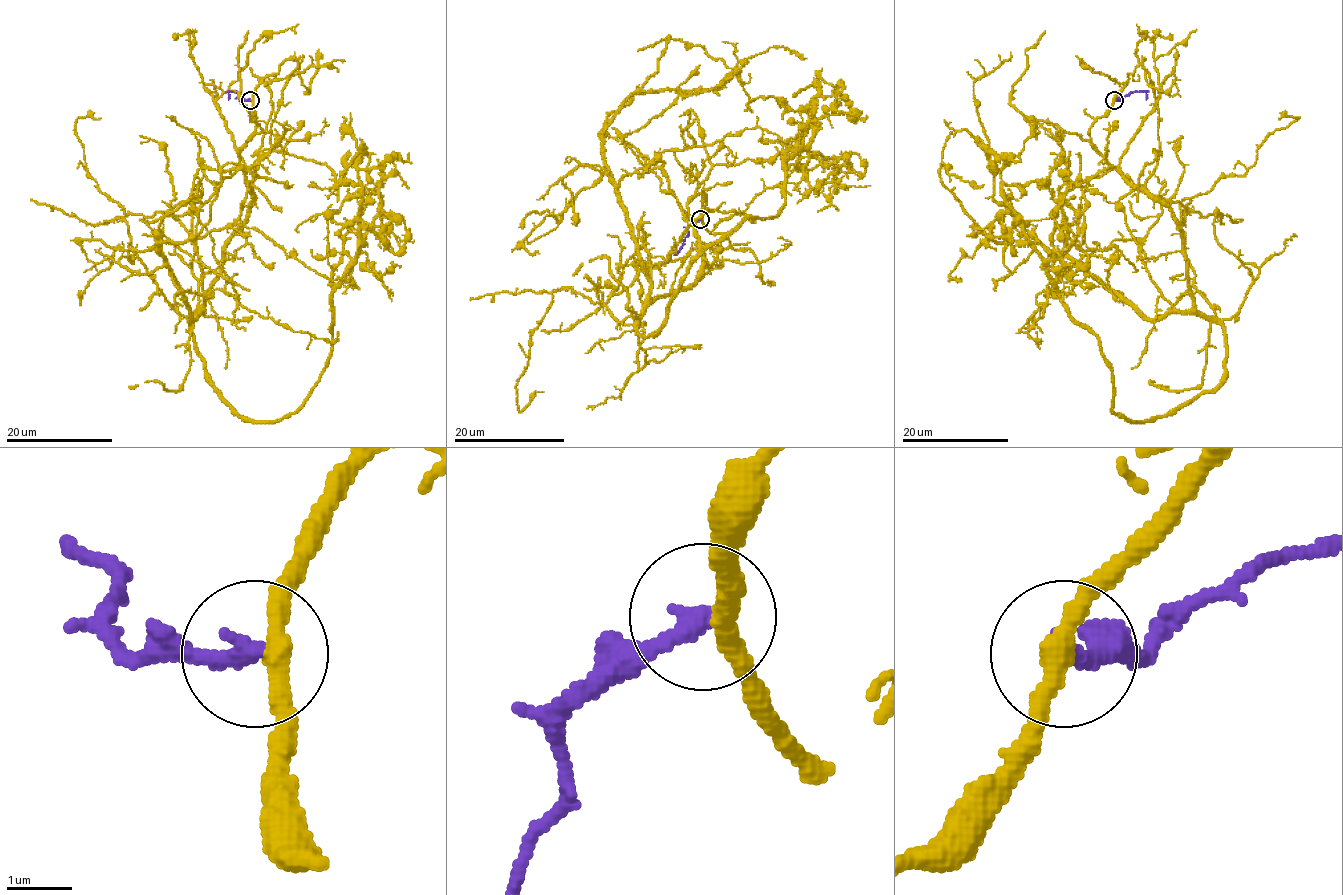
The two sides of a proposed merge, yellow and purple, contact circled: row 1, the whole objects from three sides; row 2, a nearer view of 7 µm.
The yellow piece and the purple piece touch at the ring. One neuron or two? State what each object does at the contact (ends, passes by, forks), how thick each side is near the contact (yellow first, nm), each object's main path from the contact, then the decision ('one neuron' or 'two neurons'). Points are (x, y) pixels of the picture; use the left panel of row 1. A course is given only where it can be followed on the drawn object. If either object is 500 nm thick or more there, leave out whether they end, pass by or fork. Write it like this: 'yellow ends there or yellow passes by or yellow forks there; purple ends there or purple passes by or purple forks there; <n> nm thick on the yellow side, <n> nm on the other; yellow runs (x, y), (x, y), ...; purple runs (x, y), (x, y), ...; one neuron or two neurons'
yellow passes by; purple ends there; 320 nm thick on the yellow side, 320 nm on the other; yellow runs (251, 99), (252, 206), (191, 326), (204, 377), (255, 421), (297, 410), (330, 354), (358, 245), (350, 113); purple runs (251, 99), (241, 99), (236, 91), (229, 91), (228, 99); two neurons

